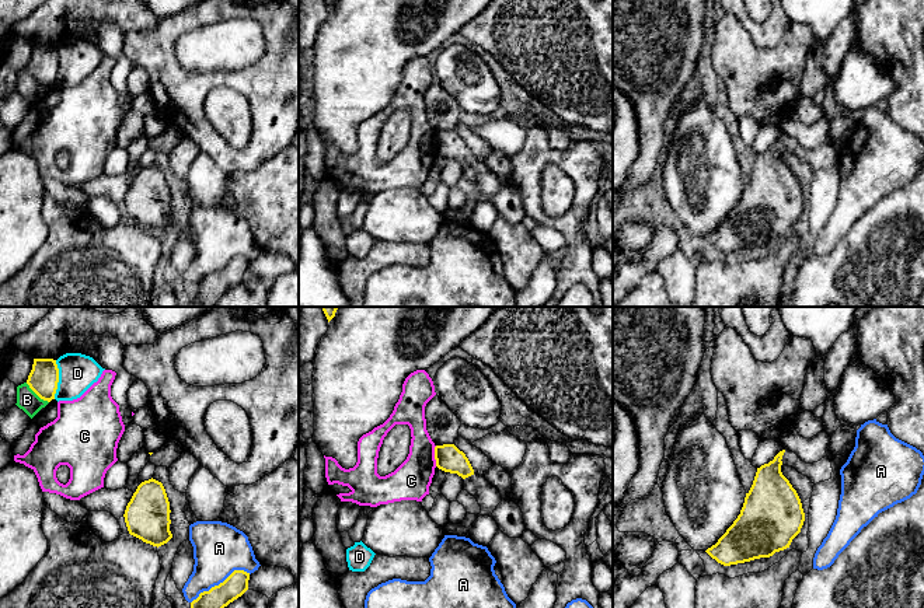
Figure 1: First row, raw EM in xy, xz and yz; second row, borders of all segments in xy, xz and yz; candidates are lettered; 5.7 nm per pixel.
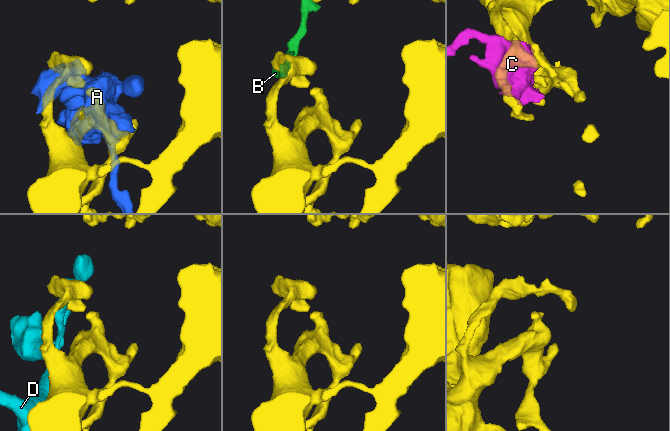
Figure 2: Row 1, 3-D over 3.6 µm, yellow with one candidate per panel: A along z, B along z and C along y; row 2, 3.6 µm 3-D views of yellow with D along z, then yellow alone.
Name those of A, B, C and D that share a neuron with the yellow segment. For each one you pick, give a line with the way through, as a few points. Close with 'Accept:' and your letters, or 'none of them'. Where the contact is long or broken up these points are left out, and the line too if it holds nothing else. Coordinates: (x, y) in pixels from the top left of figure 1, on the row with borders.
Accept: none of them

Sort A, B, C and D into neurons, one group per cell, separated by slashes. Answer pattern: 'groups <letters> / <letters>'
groups A / B / C / D

